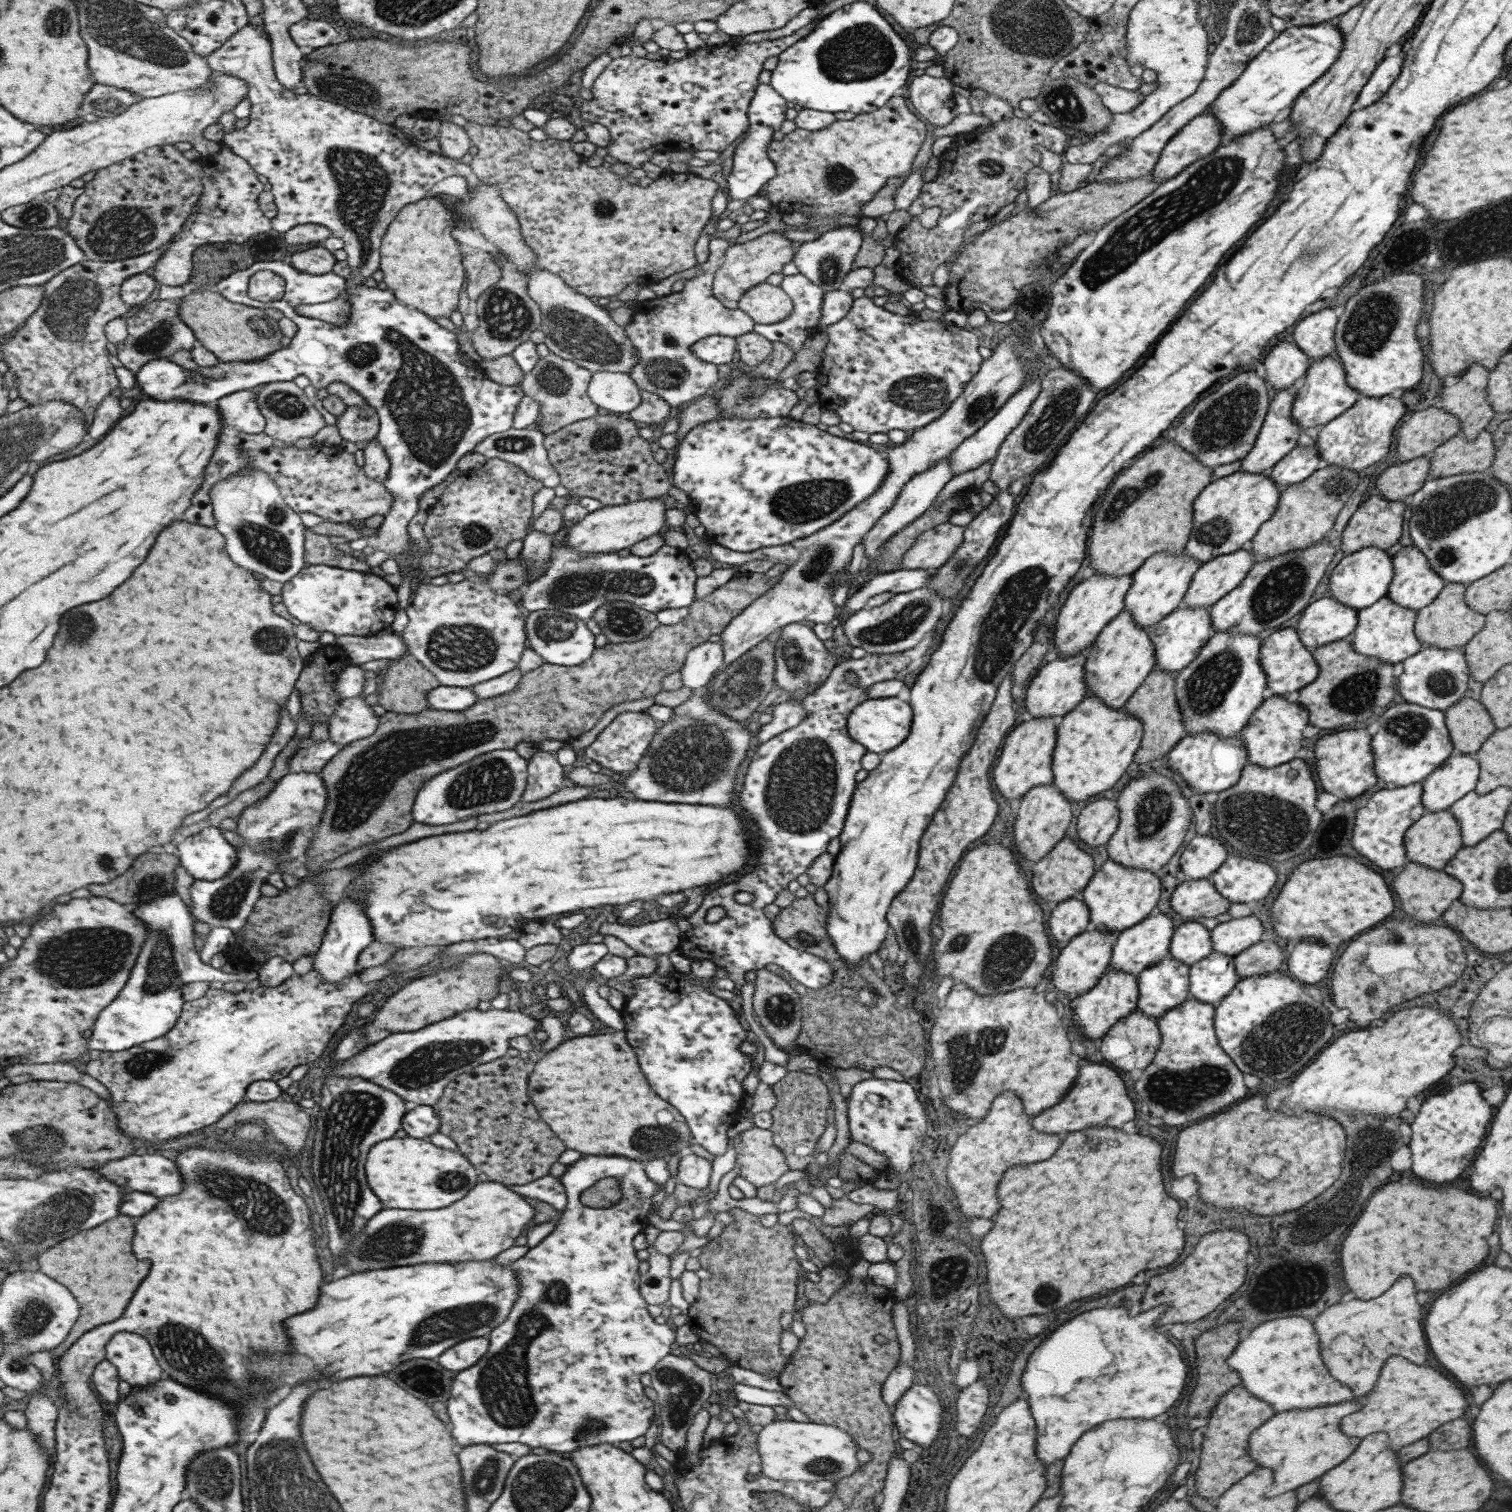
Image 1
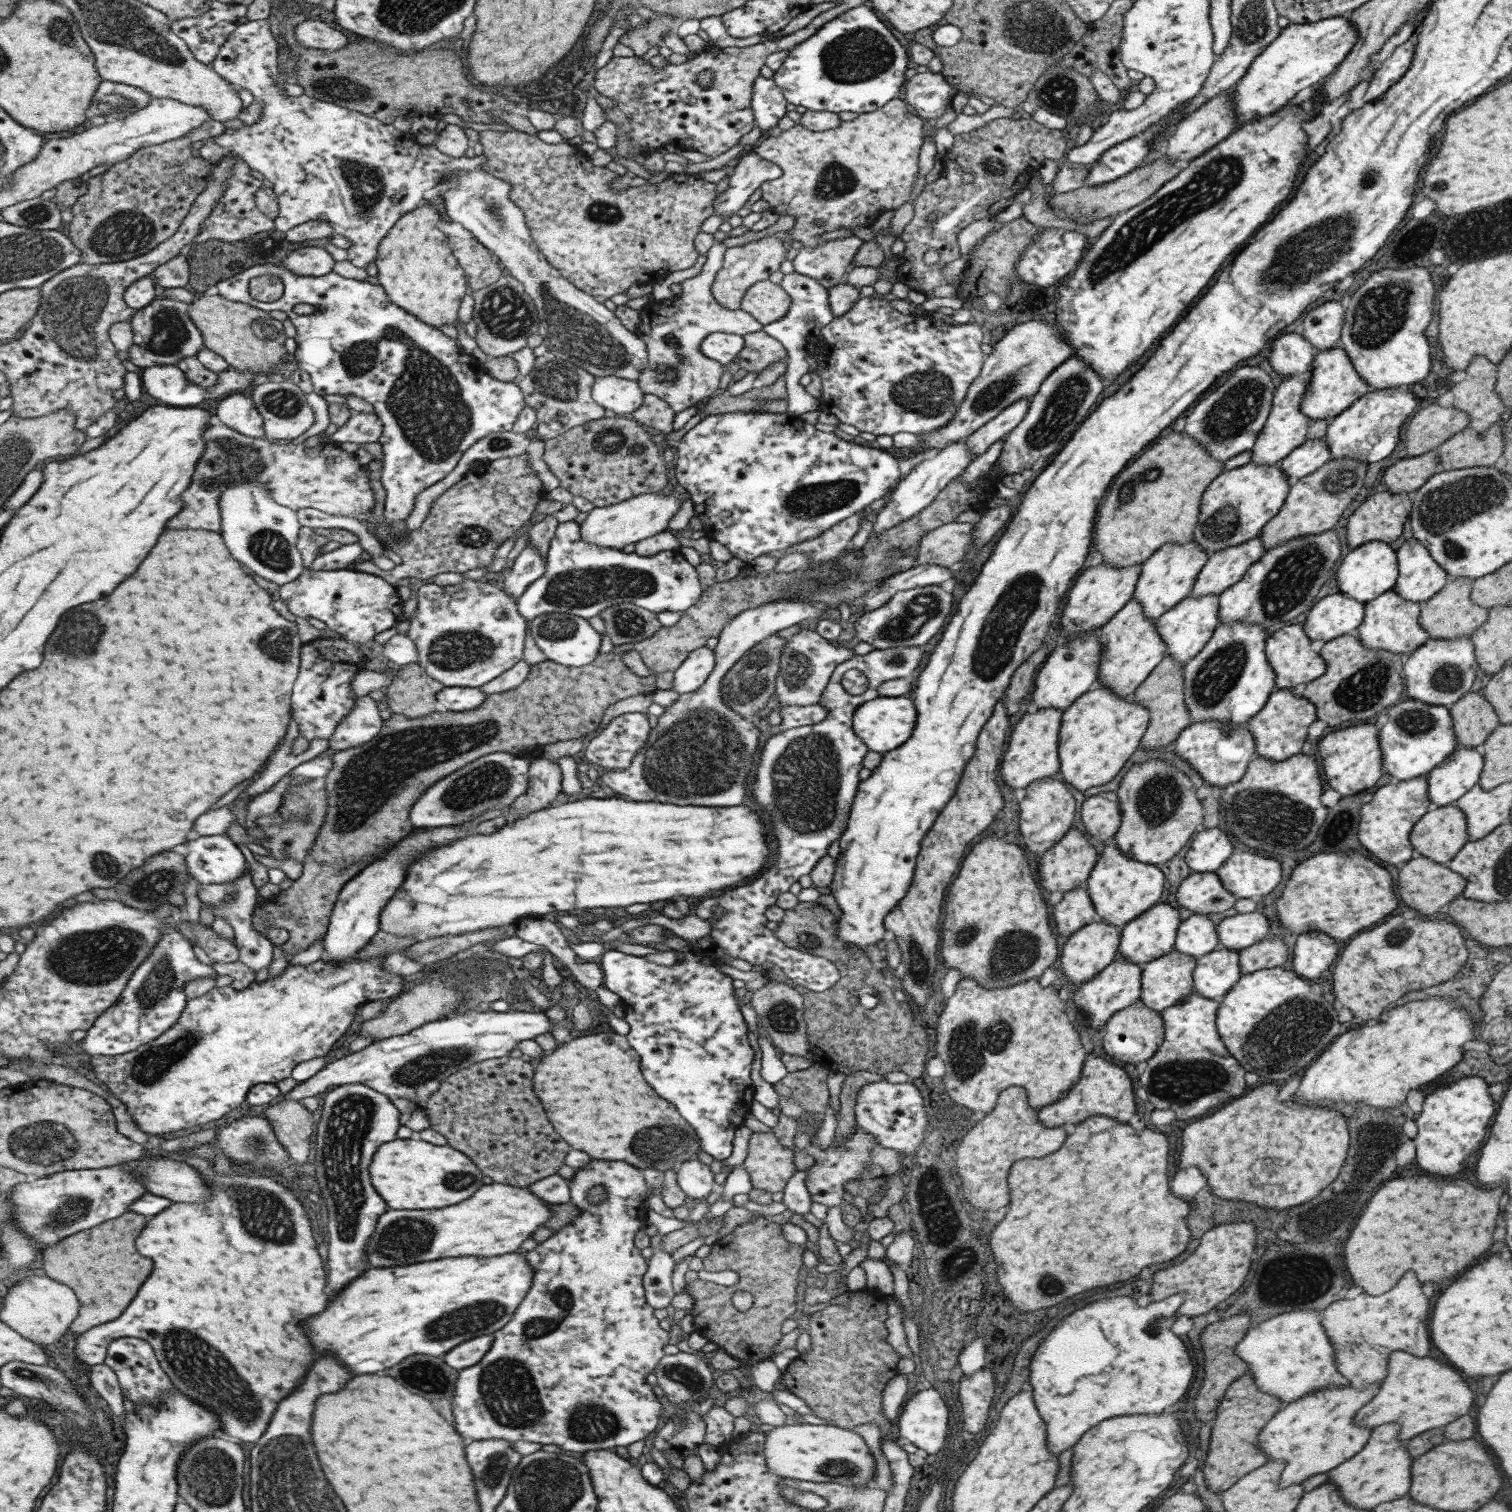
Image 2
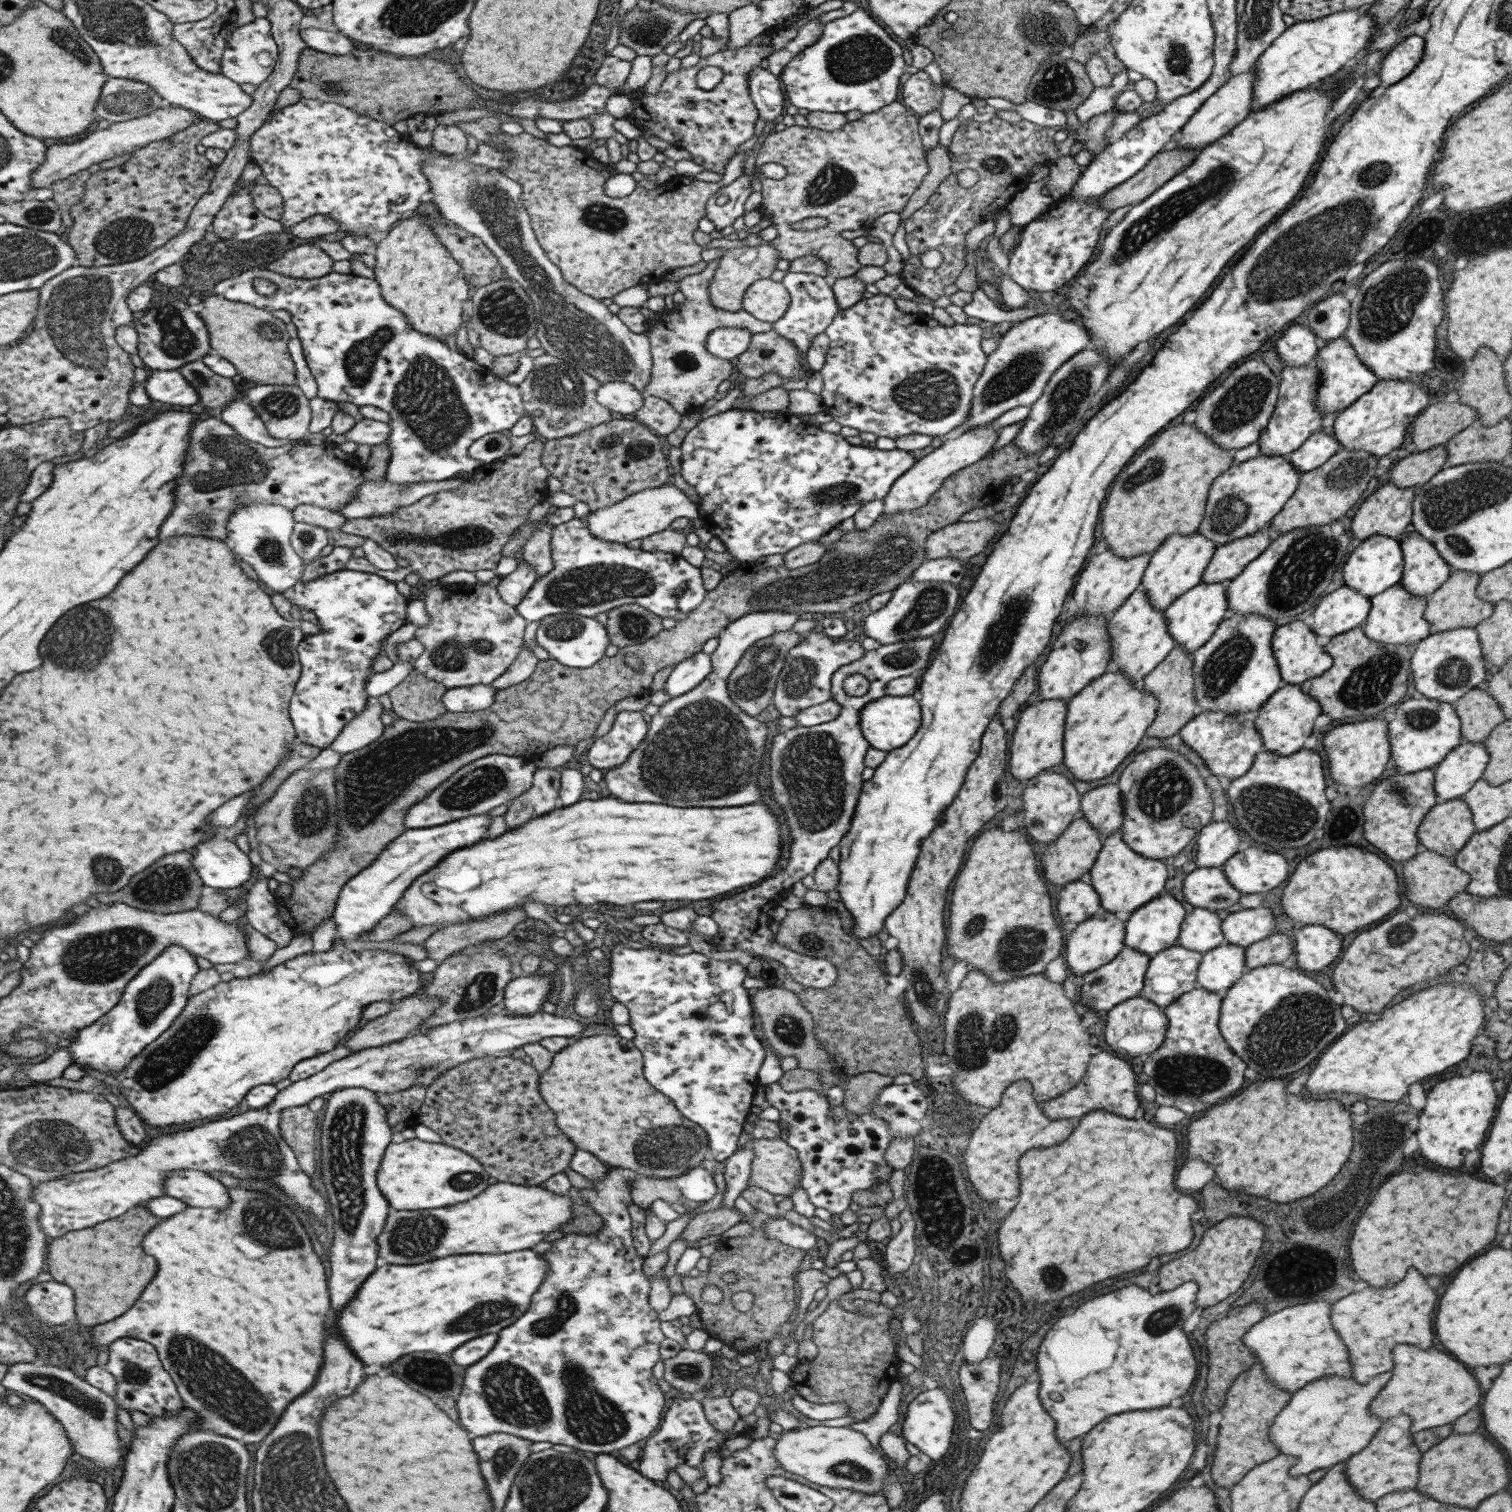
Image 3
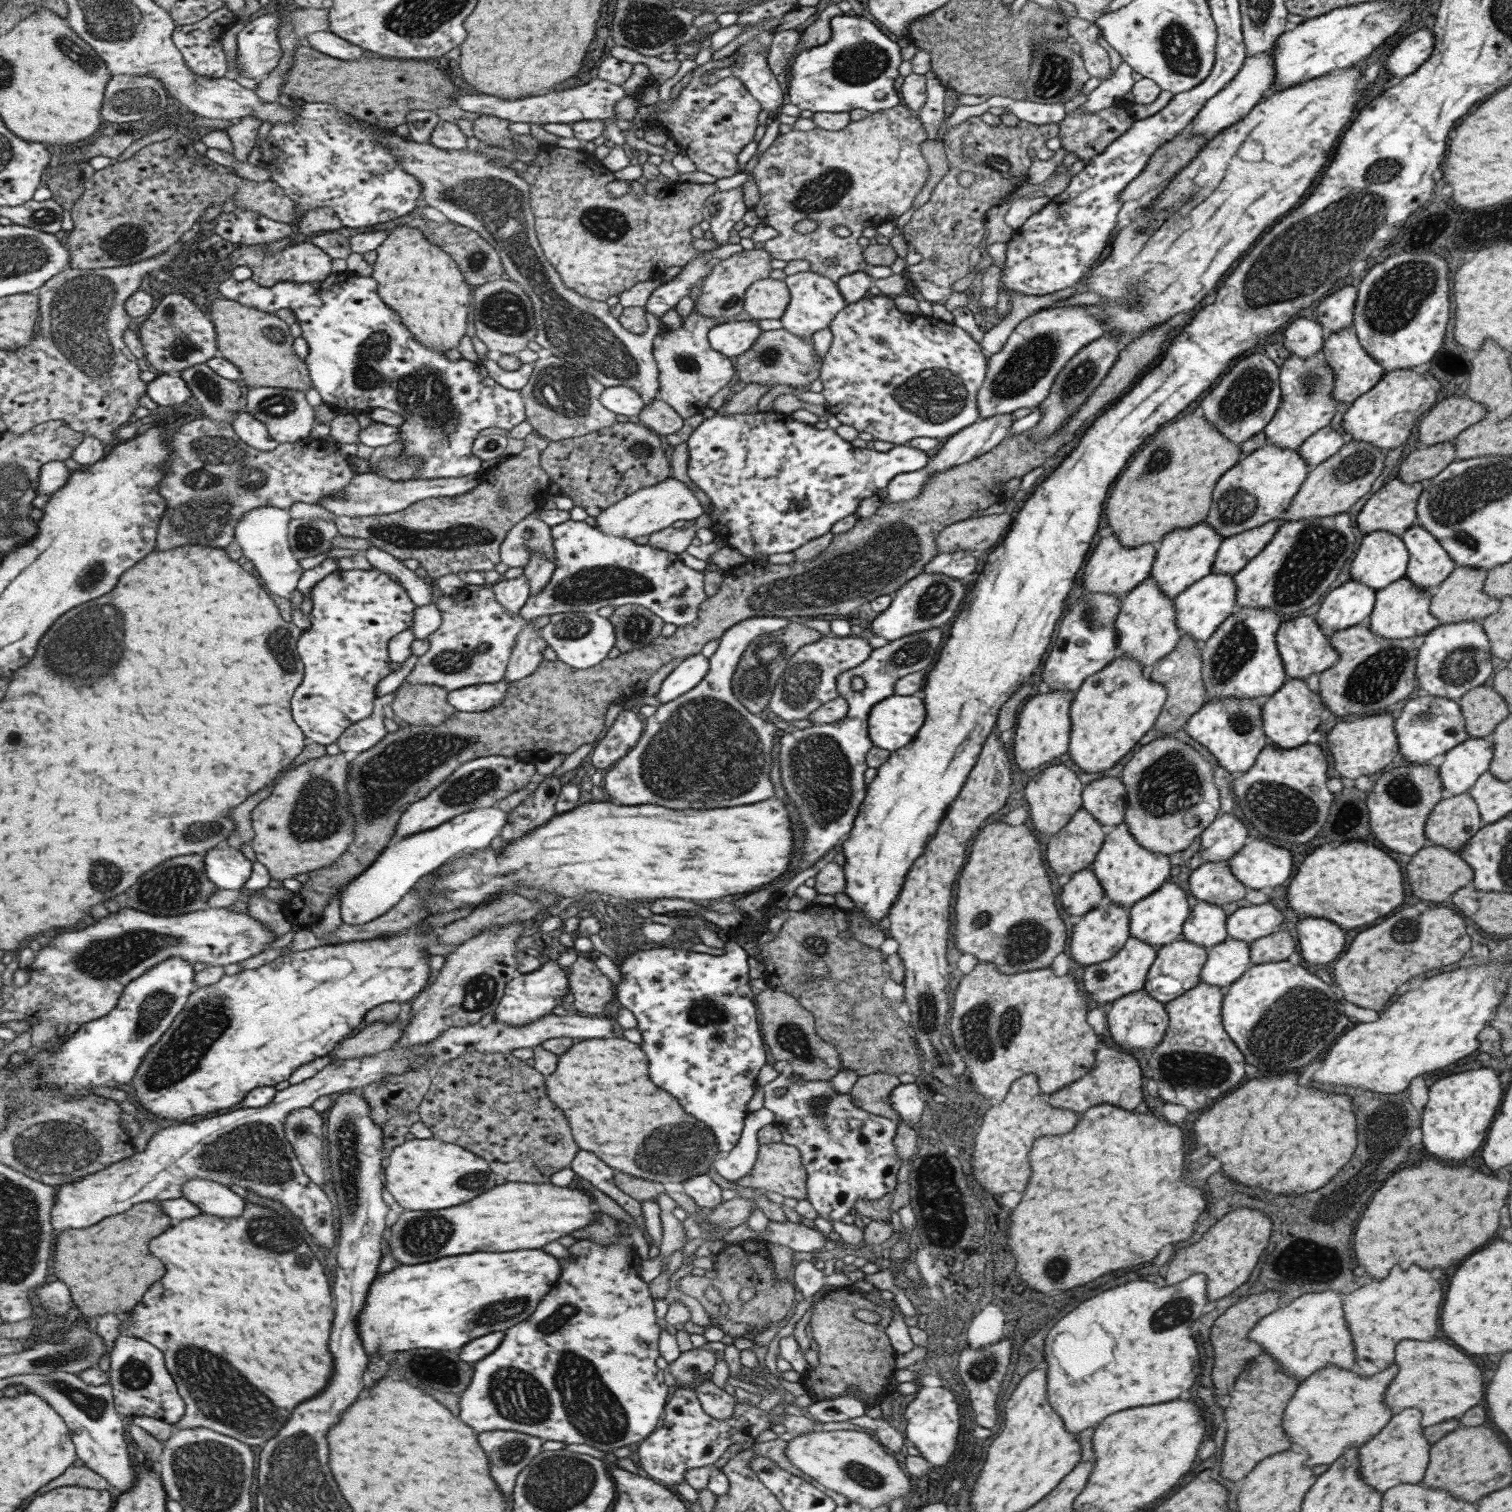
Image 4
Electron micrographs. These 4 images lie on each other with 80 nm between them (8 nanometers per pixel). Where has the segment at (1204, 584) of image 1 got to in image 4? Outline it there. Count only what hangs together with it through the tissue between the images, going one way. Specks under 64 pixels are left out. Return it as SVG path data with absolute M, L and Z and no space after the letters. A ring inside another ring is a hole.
M1274 519L1223 539L1216 550L1210 574L1235 575L1271 541L1280 522L1281 520Z

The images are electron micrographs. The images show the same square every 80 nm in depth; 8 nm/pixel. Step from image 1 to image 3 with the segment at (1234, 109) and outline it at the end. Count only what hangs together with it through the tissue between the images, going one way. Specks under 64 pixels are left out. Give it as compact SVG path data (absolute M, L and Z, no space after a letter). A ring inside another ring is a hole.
M1358 7L1351 10L1339 10L1333 14L1319 19L1314 19L1308 22L1295 22L1292 26L1273 40L1272 44L1257 58L1254 63L1254 75L1257 80L1253 82L1253 102L1250 103L1249 111L1255 112L1262 106L1281 101L1289 94L1303 90L1307 87L1312 87L1319 84L1323 79L1338 70L1353 63L1354 60L1359 59L1365 53L1366 48L1371 44L1371 34L1373 34L1373 17L1366 12L1364 7Z

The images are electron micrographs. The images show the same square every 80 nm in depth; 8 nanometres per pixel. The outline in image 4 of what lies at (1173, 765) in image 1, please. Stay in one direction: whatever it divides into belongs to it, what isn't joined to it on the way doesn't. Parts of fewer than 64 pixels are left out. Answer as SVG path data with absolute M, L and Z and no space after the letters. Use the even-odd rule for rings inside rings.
M1214 698L1192 714L1182 726L1185 734L1202 744L1217 764L1230 774L1245 772L1257 753L1269 743L1261 724L1261 698Z

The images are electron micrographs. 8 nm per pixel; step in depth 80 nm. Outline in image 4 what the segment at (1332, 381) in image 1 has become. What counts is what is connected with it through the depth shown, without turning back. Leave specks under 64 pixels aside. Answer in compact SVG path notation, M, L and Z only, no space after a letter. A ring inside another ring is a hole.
M1346 327L1325 337L1322 348L1325 362L1334 374L1330 396L1336 402L1352 403L1358 396L1376 385L1383 376L1382 366L1379 366L1362 348L1352 328Z

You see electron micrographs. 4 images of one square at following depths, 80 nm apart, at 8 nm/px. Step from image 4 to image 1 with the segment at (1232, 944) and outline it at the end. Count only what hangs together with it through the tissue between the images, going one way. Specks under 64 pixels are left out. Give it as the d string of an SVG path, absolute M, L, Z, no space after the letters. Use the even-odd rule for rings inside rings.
M1213 950L1189 966L1188 978L1189 997L1205 1004L1216 1004L1239 981L1235 974L1233 956Z

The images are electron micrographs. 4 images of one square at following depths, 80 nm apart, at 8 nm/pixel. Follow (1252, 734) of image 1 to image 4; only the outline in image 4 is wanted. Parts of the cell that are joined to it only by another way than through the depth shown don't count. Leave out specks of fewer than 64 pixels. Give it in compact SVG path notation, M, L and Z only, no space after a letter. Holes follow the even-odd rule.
M1287 678L1273 694L1262 700L1260 709L1262 731L1269 743L1289 750L1306 743L1307 736L1320 724L1319 714L1325 710L1325 706L1320 696L1309 691L1301 679Z

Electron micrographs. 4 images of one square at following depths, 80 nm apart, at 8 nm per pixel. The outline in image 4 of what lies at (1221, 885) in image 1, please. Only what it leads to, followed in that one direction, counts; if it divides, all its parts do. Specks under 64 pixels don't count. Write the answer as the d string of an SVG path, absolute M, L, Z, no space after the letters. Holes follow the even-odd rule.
M1253 839L1227 861L1231 874L1251 890L1269 890L1291 874L1291 854L1281 846Z

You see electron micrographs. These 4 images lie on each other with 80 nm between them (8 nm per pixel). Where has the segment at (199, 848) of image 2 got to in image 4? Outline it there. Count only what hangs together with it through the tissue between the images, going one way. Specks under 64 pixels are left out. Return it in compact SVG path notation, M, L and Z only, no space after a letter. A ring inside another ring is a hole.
M219 844L203 855L209 878L221 889L239 889L251 878L254 862L237 848Z

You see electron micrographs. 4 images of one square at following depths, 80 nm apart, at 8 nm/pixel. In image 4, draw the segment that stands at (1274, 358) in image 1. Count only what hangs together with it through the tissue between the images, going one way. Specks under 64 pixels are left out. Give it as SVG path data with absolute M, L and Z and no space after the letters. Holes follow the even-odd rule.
M1298 318L1283 332L1282 344L1289 354L1309 358L1322 348L1324 341L1320 324L1311 318Z

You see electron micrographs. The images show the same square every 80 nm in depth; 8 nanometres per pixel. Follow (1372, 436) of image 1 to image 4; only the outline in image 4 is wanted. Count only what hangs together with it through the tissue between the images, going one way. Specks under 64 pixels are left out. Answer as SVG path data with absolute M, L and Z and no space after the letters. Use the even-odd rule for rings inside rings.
M1425 368L1385 372L1373 388L1358 396L1345 410L1340 422L1341 430L1351 436L1350 440L1368 442L1383 450L1403 446L1416 418L1435 404L1439 386L1439 381Z

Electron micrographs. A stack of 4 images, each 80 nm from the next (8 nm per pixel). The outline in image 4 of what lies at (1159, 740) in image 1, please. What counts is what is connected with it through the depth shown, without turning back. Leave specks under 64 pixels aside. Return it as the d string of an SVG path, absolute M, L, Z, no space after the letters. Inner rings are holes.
M1182 634L1173 650L1153 664L1148 678L1151 678L1153 682L1159 682L1166 690L1166 697L1160 713L1152 724L1155 730L1167 734L1173 733L1181 728L1188 718L1204 705L1205 691L1200 673L1202 664L1199 646L1198 640L1193 639L1191 635Z

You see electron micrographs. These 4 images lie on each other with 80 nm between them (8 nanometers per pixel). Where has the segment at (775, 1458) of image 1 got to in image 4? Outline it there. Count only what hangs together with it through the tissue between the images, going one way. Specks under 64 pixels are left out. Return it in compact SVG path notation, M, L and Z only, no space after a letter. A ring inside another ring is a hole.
M829 1430L806 1432L786 1442L785 1458L807 1478L821 1486L855 1501L857 1505L872 1509L884 1505L909 1492L907 1476L887 1448L873 1436L855 1430Z

